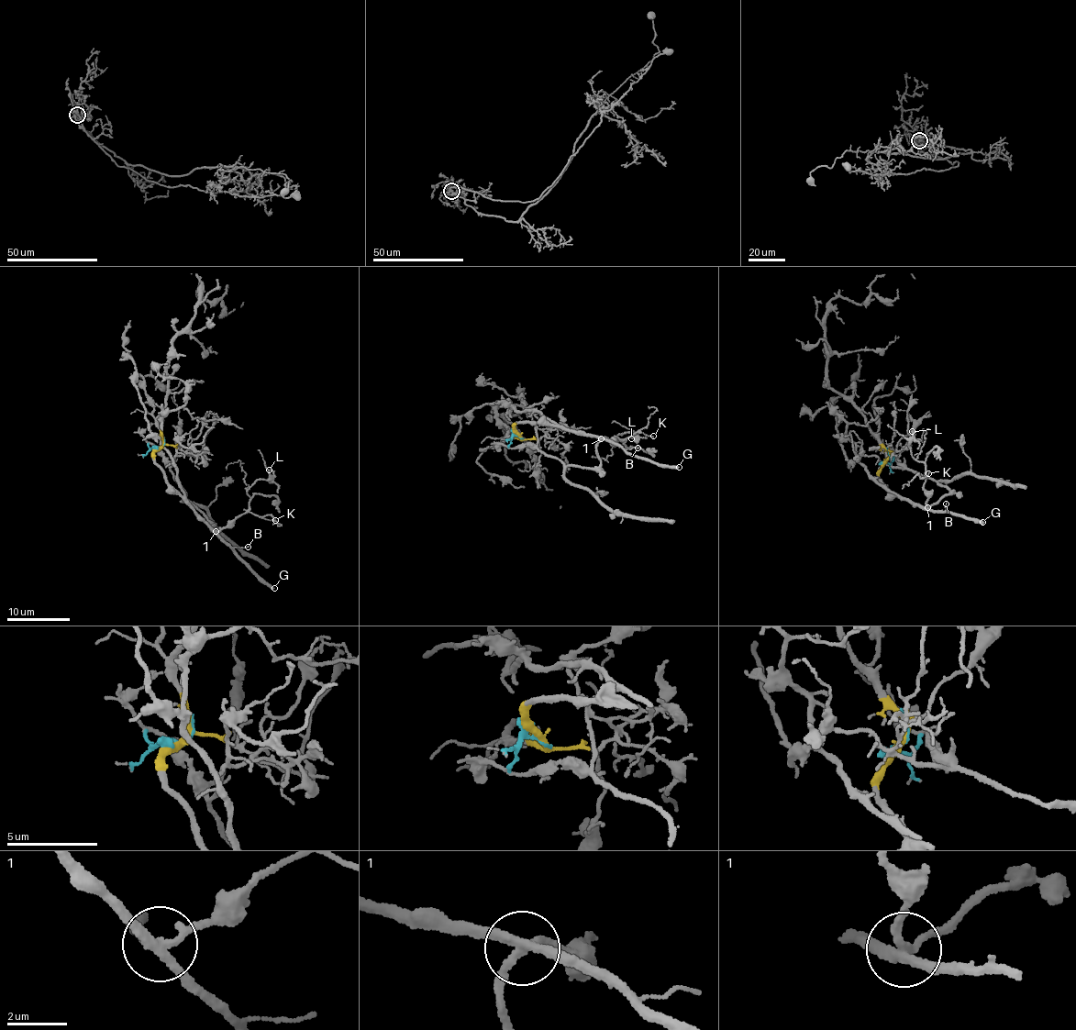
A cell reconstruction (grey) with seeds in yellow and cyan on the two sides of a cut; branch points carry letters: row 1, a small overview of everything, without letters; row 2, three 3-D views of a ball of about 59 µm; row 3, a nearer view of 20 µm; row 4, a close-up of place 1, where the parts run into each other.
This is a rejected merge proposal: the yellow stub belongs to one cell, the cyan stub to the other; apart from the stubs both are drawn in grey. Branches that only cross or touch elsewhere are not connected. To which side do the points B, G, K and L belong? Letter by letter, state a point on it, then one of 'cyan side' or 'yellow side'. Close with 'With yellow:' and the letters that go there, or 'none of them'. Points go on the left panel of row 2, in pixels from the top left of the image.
B: (248, 547) | yellow side
G: (274, 588) | yellow side
K: (275, 520) | cyan side
L: (269, 470) | cyan side
With yellow: B, G

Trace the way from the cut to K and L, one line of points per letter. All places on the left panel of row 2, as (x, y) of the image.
K: (159, 446), (150, 449), (149, 444), (165, 457), (187, 499), (215, 524), (211, 529), (248, 512), (275, 519)
L: (159, 446), (150, 449), (149, 444), (215, 531), (249, 508), (249, 488), (273, 474), (269, 469)

